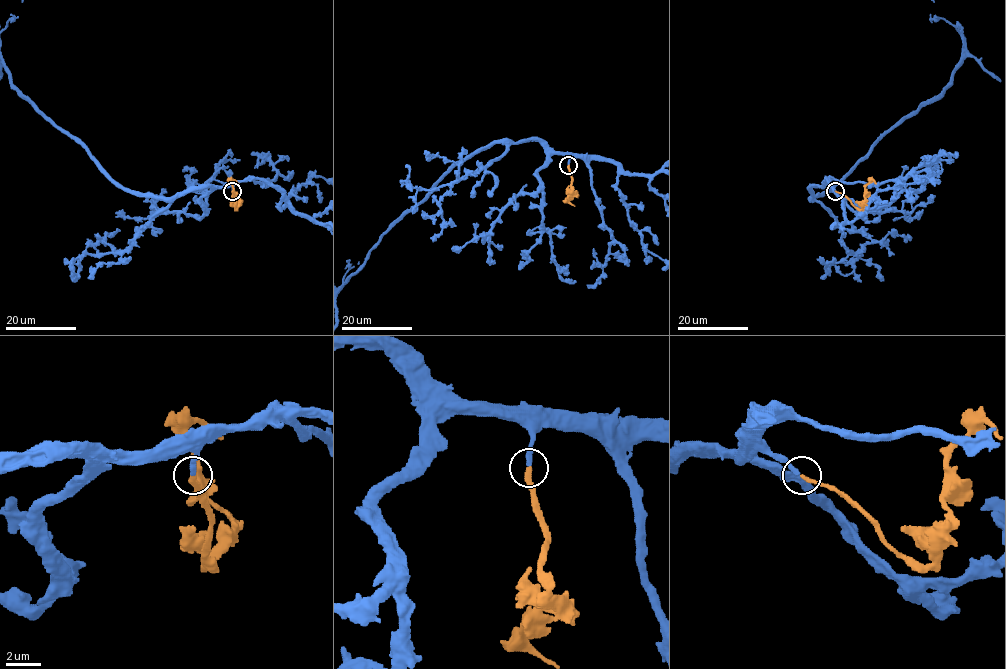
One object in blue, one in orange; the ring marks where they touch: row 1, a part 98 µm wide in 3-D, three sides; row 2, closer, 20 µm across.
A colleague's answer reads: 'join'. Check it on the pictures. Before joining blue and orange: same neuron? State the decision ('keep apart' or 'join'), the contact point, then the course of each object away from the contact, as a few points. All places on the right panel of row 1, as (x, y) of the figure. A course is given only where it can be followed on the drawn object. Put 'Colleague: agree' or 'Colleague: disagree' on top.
Colleague: agree
join; place (835, 191); course blue (835, 190), (812, 186), (810, 198), (932, 101), (962, 50), (961, 34), (936, 16); course orange (835, 191), (842, 193), (860, 208), (865, 186), (872, 180), (876, 183)

